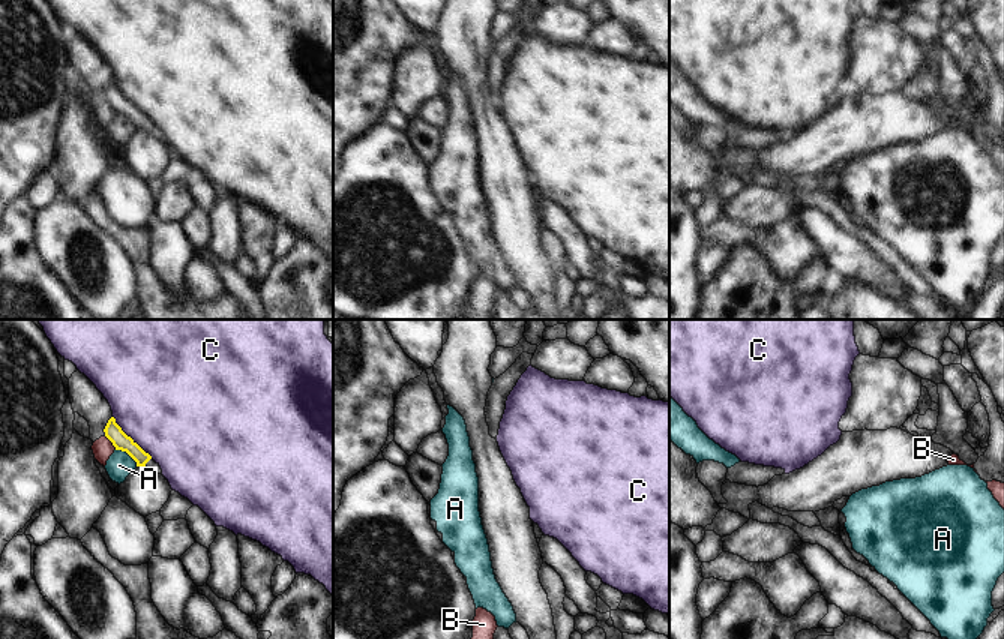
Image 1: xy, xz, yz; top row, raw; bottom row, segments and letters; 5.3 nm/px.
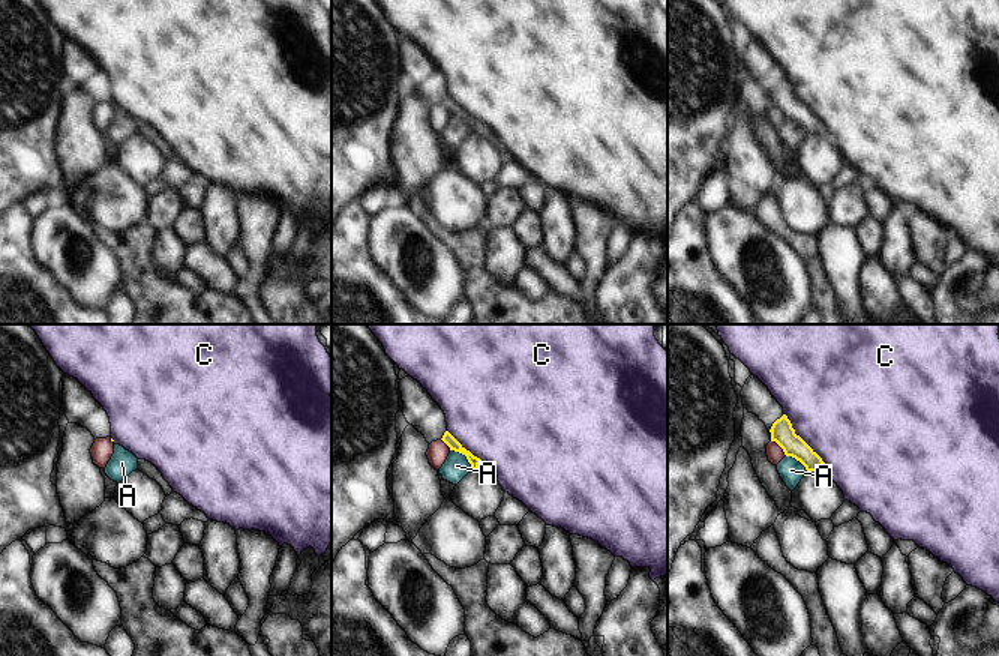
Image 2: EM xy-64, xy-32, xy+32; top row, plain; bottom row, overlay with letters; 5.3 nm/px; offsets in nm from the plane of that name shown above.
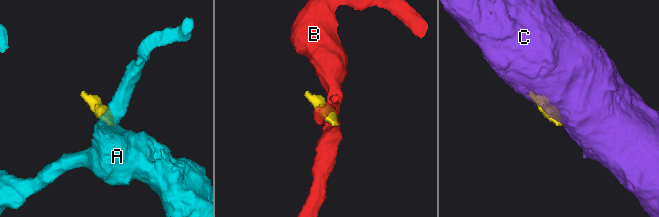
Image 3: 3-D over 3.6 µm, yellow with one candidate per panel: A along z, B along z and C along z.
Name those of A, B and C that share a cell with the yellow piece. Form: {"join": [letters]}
{"join": []}

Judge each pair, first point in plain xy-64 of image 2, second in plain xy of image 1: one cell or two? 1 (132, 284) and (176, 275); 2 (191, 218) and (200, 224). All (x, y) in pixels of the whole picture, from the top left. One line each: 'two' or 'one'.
1: two
2: one

